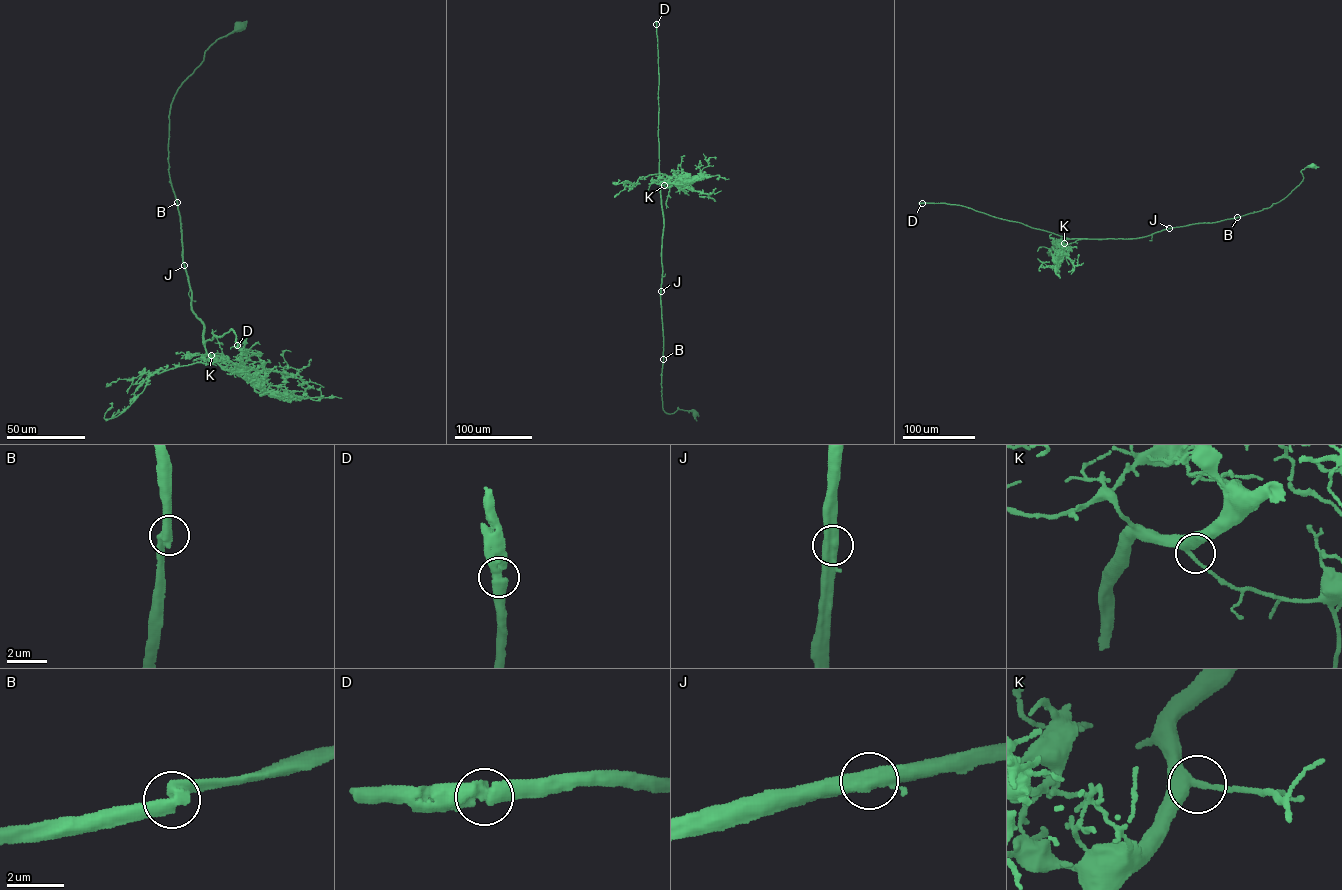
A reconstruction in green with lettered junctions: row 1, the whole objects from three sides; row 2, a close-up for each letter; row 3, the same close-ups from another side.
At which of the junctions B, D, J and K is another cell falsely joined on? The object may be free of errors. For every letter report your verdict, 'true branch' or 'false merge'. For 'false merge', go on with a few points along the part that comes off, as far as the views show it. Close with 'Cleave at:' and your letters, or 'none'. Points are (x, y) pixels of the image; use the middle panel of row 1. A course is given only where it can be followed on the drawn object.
B: true branch
D: true branch
J: true branch
K: true branch
Cleave at: none

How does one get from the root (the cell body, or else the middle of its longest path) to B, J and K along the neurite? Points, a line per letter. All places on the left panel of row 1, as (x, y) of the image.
B: (238, 26), (206, 50), (201, 64), (179, 88), (172, 102), (168, 169), (178, 202)
J: (238, 26), (206, 50), (204, 60), (179, 88), (171, 105), (168, 169), (180, 216), (185, 265)
K: (238, 26), (206, 50), (178, 89), (169, 116), (168, 169), (183, 259), (192, 308), (211, 355)

